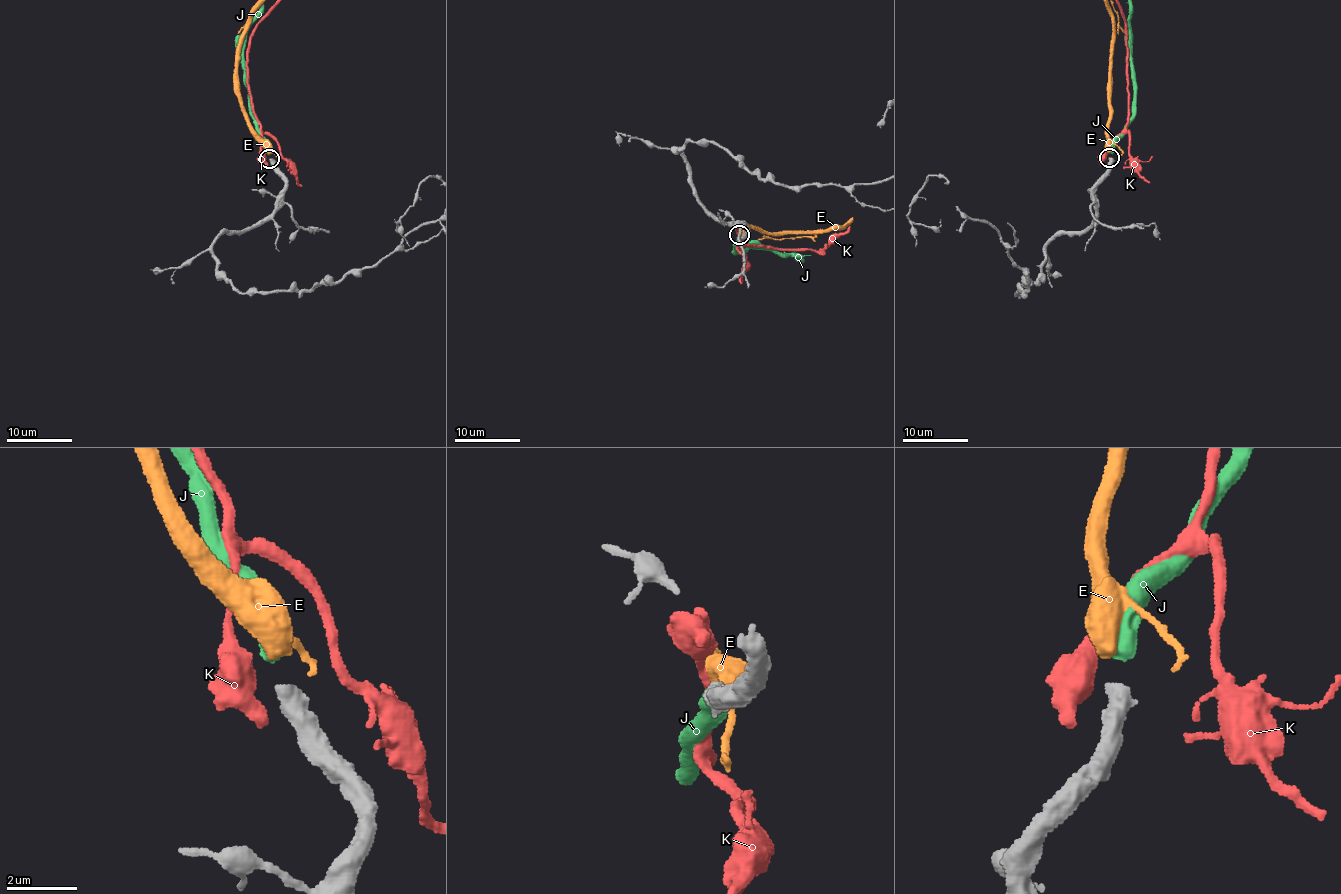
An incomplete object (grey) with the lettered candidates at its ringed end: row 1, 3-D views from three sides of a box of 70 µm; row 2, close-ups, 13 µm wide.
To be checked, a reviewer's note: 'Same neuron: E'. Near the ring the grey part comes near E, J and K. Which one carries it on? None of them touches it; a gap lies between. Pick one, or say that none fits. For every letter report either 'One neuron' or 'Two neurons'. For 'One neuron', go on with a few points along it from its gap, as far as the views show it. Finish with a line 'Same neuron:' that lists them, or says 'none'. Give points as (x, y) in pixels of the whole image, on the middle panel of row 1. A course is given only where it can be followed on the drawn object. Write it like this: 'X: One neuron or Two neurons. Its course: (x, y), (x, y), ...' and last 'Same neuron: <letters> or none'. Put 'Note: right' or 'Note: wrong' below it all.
E: One neuron
J: Two neurons
K: Two neurons
Same neuron: E
Note: right

